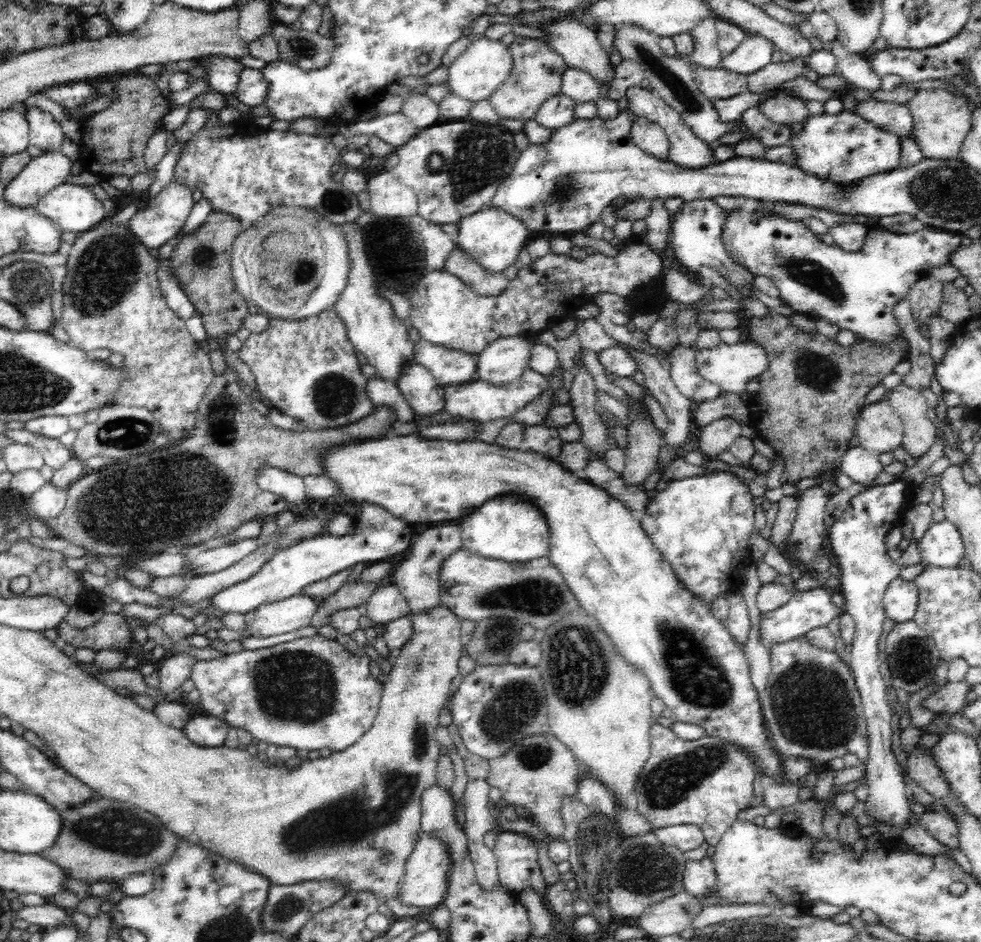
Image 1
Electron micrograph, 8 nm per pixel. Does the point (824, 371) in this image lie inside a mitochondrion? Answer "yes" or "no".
yes

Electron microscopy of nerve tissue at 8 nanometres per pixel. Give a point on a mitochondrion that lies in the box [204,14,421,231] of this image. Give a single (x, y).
(301, 45)

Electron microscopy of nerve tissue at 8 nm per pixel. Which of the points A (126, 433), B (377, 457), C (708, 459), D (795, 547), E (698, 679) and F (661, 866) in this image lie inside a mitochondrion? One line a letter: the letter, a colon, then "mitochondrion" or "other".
A: mitochondrion
B: other
C: other
D: mitochondrion
E: mitochondrion
F: mitochondrion

